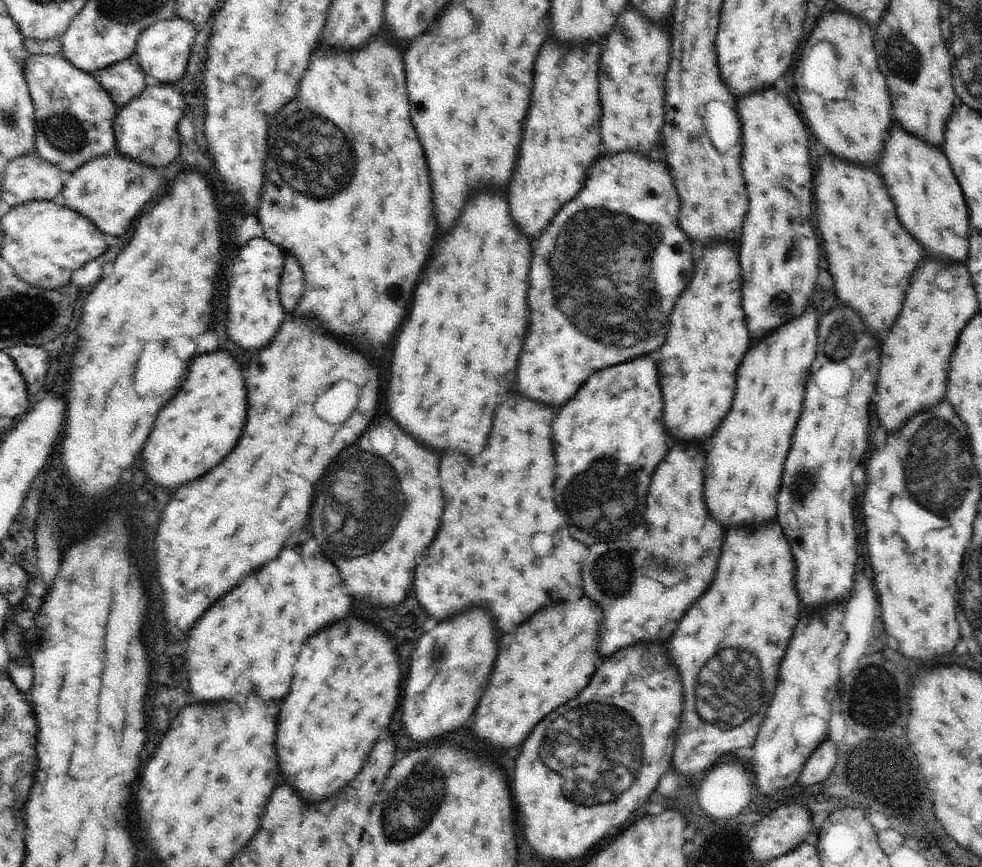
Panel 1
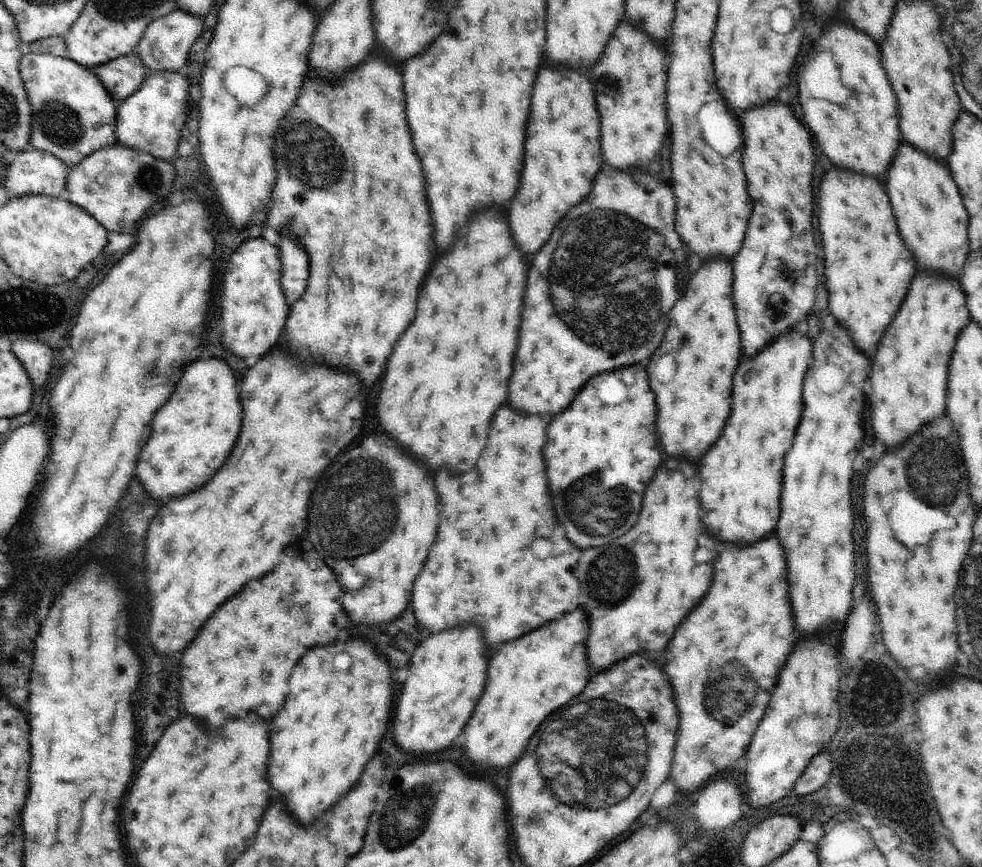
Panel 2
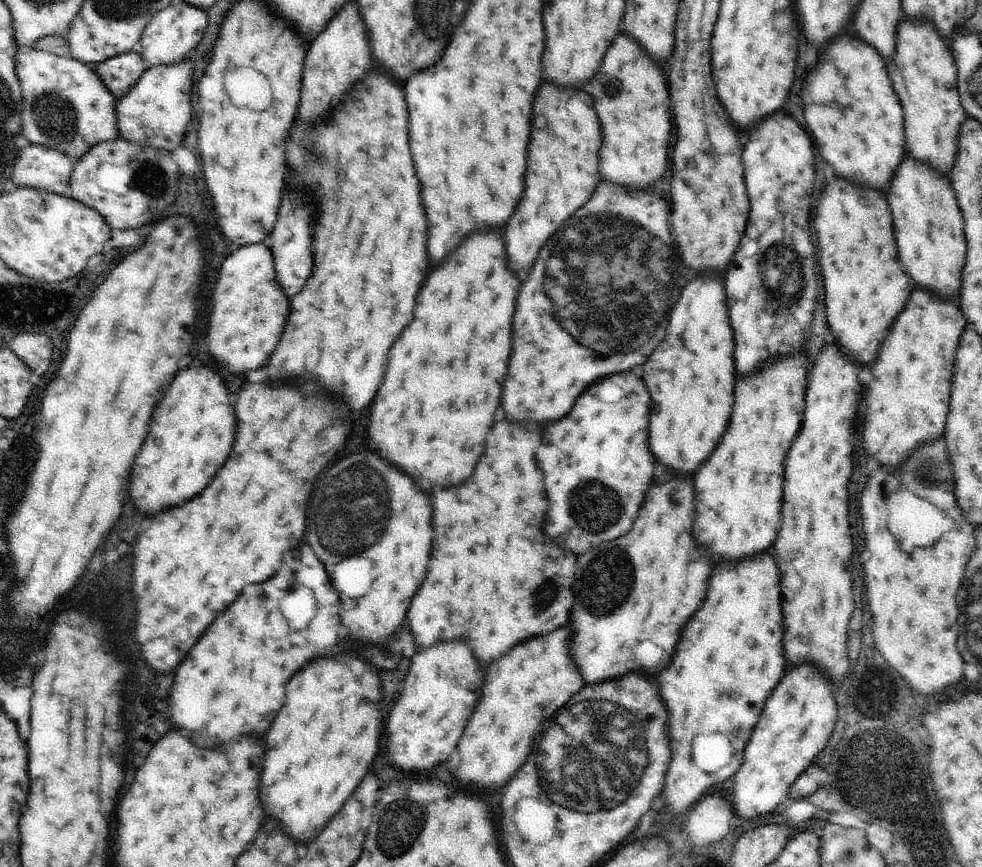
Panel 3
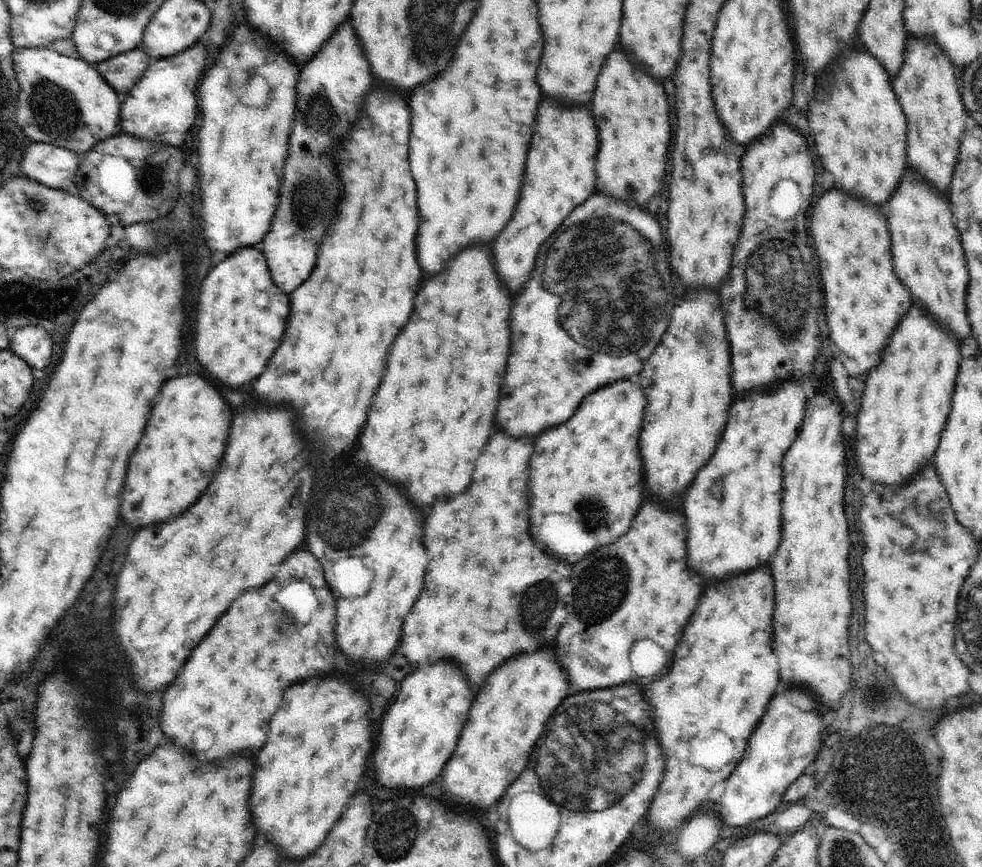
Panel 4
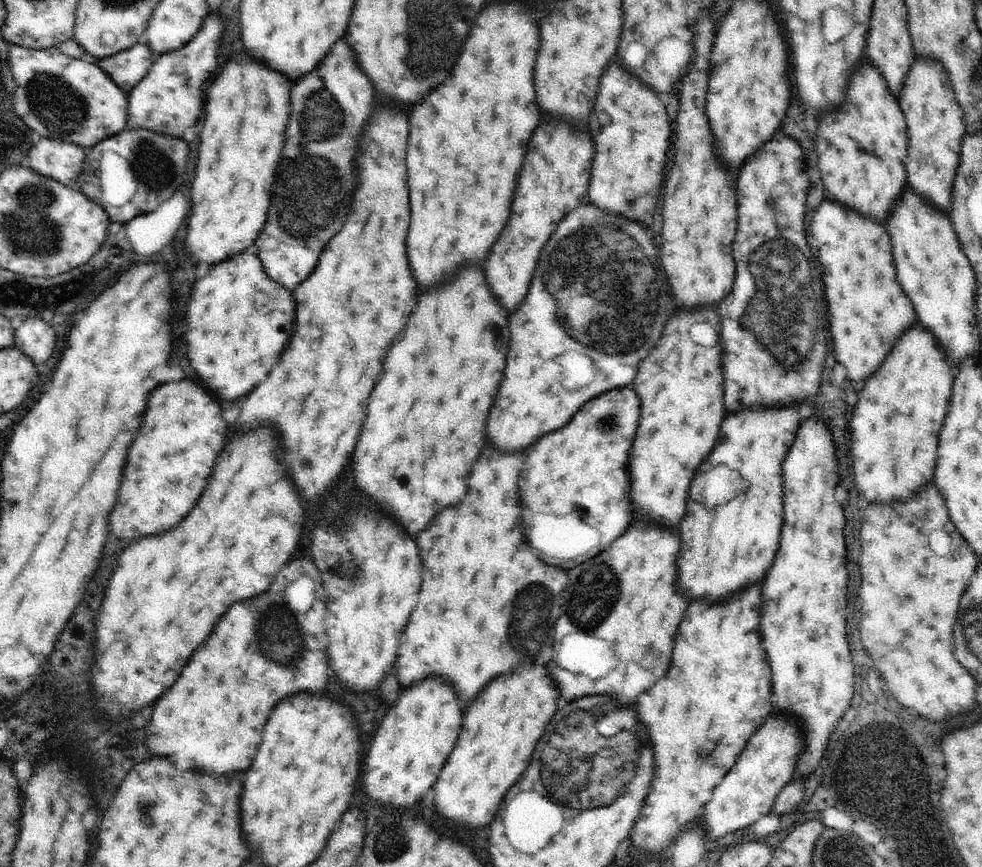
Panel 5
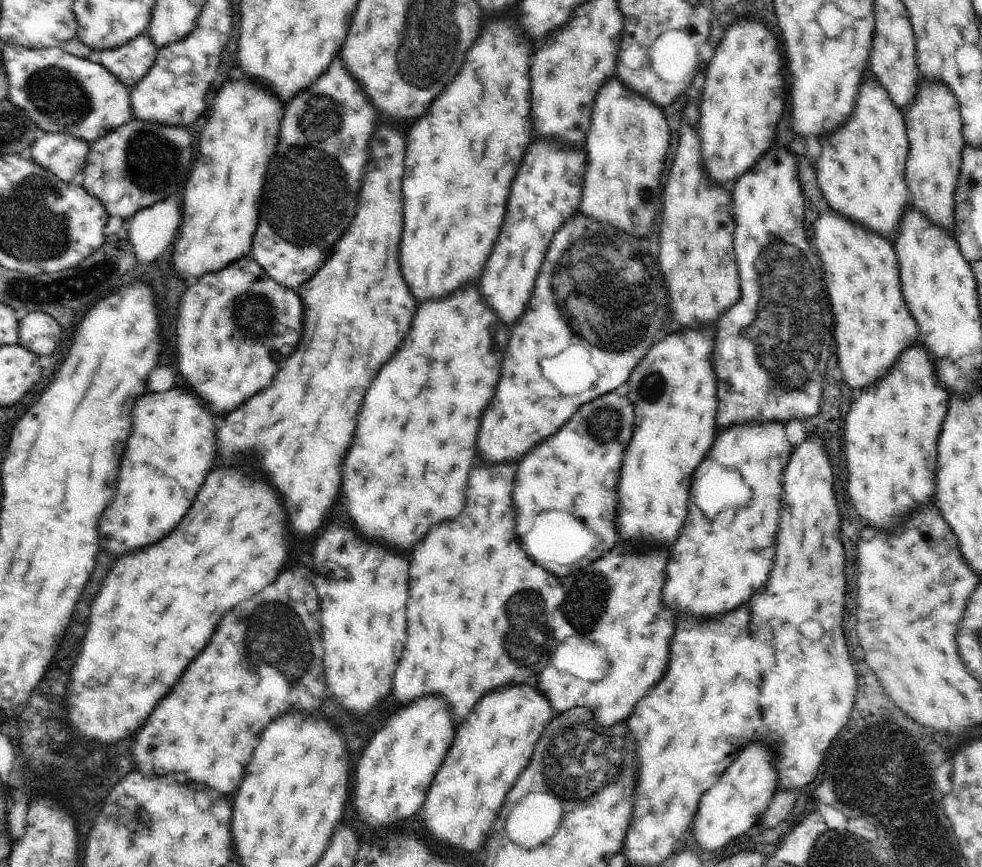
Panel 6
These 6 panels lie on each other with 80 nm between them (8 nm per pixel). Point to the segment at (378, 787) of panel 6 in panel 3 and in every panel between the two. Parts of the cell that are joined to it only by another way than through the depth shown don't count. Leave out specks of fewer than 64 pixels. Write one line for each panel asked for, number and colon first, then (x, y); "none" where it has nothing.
3: (440, 691)
4: (420, 731)
5: (418, 733)

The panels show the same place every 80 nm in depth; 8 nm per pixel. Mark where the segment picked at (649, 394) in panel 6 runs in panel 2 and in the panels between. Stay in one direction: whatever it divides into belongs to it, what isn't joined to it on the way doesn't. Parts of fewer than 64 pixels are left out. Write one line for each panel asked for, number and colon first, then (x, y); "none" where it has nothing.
2: (702, 345)
3: (690, 376)
4: (687, 379)
5: (681, 384)

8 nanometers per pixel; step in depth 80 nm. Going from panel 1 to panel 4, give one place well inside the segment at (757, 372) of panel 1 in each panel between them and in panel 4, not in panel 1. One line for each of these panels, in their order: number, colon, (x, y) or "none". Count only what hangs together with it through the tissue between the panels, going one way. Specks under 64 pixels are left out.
2: (741, 476)
3: (738, 489)
4: (734, 507)

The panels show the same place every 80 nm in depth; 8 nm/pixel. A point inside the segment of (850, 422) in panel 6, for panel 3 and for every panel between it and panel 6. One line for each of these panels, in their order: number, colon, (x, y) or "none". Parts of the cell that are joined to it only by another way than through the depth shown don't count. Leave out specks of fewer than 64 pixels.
3: (908, 397)
4: (906, 403)
5: (894, 454)

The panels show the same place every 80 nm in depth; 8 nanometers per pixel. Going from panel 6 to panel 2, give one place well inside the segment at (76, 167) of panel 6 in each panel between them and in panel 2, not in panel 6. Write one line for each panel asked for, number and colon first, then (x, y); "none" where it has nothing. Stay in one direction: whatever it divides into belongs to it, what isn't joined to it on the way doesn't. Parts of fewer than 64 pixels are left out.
2: (33, 172)
3: (37, 167)
4: (55, 167)
5: (55, 159)

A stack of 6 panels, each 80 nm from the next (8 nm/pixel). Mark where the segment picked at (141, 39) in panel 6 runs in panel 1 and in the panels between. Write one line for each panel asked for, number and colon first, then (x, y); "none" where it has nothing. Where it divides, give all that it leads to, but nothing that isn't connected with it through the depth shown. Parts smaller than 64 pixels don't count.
1: (125, 80)
2: (122, 77)
3: (120, 74)
4: (122, 71)
5: (126, 68)

